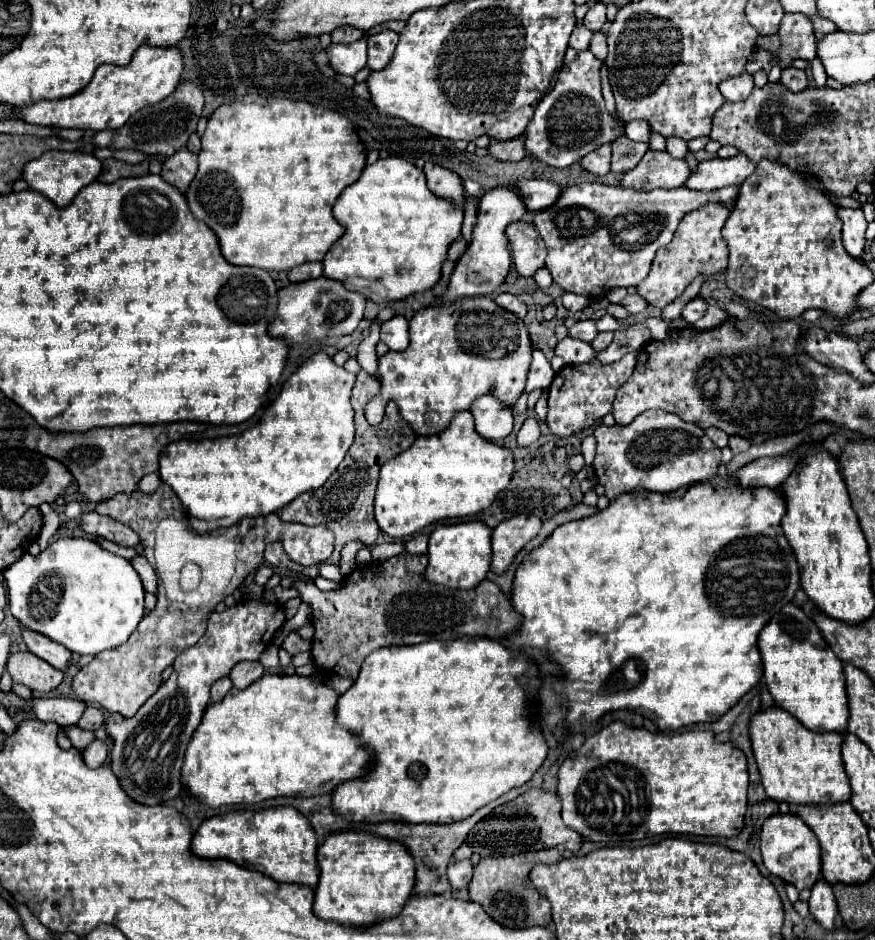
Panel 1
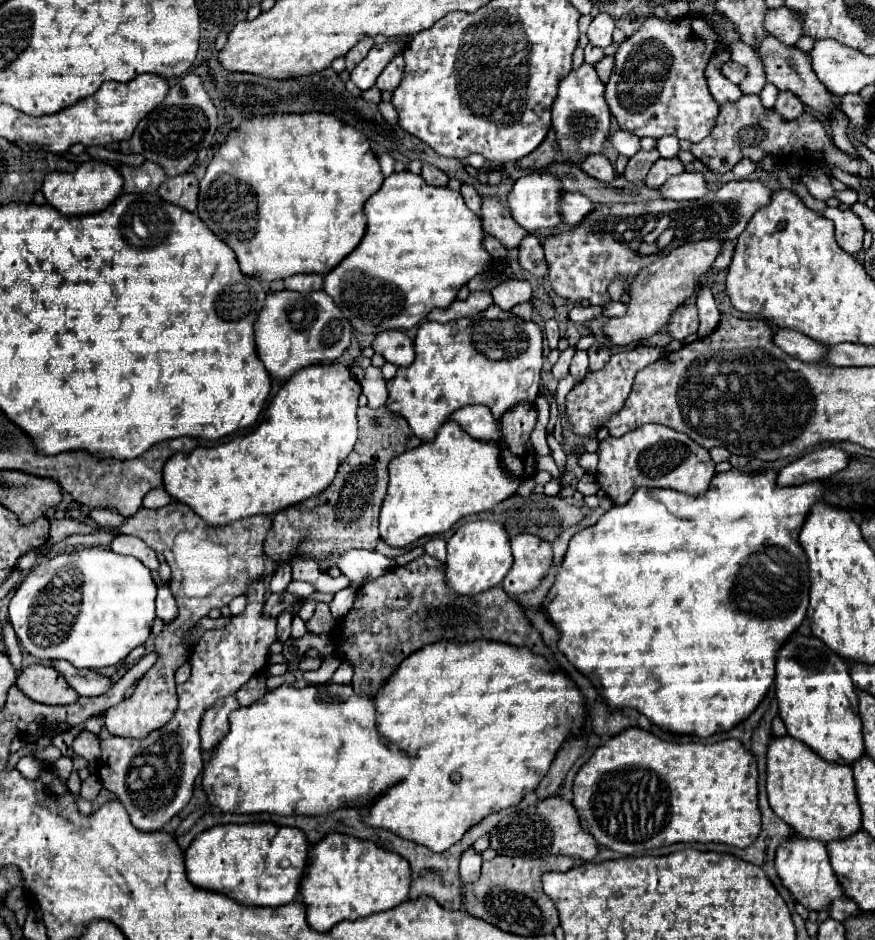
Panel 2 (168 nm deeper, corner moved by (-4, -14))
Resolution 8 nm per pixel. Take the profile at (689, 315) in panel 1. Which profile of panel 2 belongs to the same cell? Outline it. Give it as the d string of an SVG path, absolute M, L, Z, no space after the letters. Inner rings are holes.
M694 304L680 306L672 314L668 326L670 326L674 340L686 340L688 336L692 336L698 330L698 310L696 310L696 306Z

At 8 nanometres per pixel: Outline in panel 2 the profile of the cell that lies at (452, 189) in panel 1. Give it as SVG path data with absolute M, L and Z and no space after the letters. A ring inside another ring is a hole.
M422 164L422 178L432 186L448 188L448 176L442 170L438 170L436 166L432 166L432 164Z

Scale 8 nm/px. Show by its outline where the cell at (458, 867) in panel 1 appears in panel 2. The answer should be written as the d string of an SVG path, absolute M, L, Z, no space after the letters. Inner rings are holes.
M468 848L462 854L462 860L460 860L460 880L462 880L462 886L476 882L476 878L480 876L480 866L482 866L480 854L474 852L472 848Z

